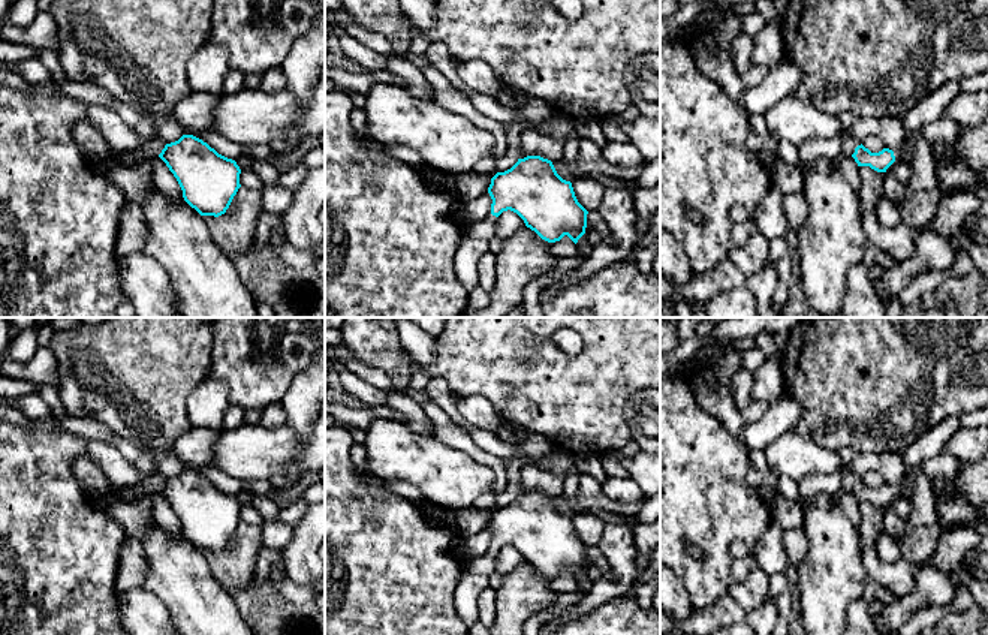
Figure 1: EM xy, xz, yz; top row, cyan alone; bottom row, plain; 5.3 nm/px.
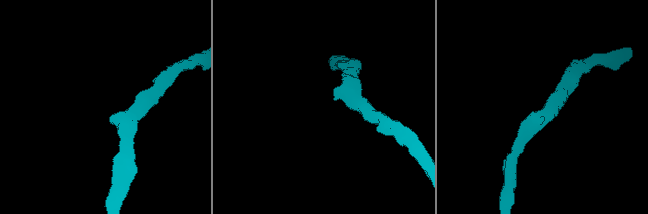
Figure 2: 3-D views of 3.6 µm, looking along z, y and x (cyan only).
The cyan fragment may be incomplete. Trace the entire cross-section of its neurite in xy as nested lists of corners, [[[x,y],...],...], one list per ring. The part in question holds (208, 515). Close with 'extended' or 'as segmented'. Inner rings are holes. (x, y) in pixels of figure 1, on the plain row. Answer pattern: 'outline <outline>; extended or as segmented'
outline [[[193,470],[166,479],[159,493],[177,514],[184,536],[201,551],[225,550],[241,523],[237,497]]]; as segmented

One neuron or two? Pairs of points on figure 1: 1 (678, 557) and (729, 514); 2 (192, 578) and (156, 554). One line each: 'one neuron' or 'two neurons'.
1: one neuron
2: one neuron

